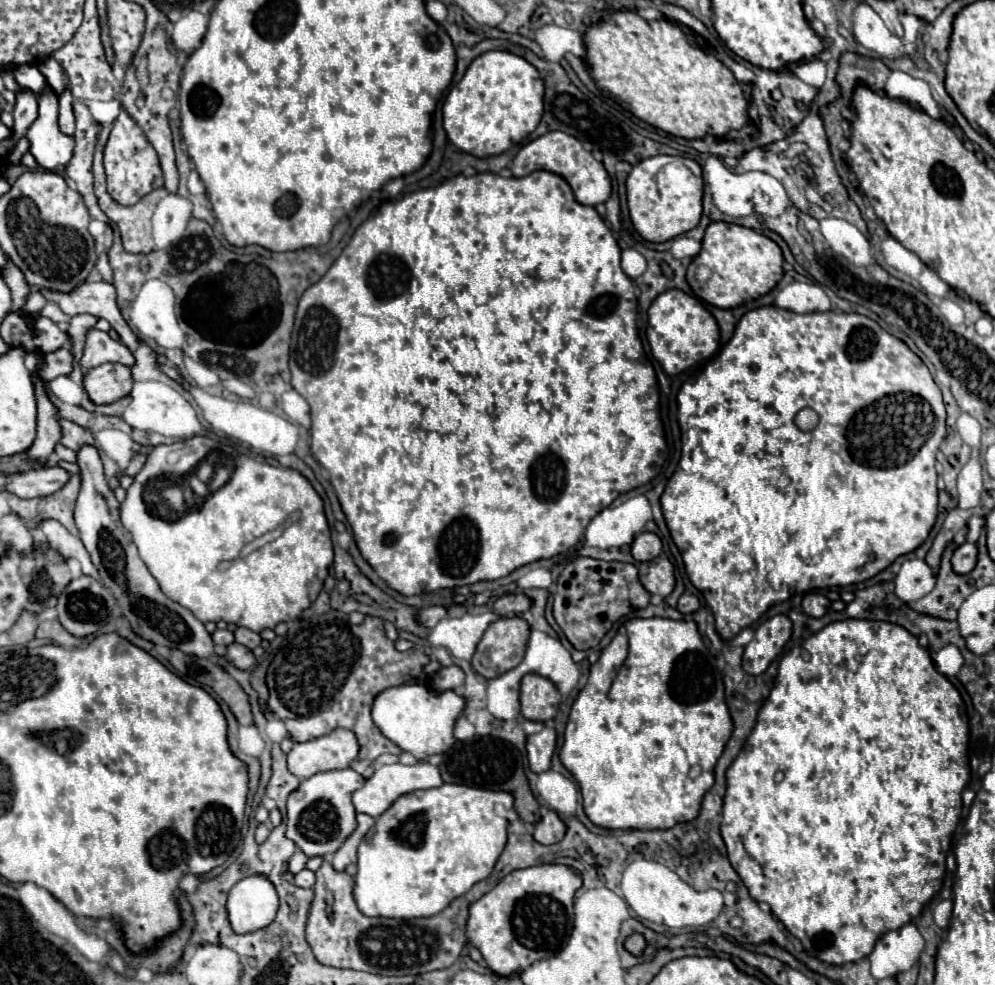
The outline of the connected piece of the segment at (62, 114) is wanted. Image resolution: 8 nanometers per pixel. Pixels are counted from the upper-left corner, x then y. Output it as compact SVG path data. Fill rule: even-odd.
M66 90L58 100L58 122L60 130L66 134L74 132L74 114L72 114L72 94Z

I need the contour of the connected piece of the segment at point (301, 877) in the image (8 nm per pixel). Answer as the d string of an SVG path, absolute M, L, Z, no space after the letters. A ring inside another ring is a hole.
M304 868L302 872L298 872L298 874L294 876L294 884L300 886L300 888L312 888L314 882L316 882L316 876L314 876L314 872L310 872L308 868Z

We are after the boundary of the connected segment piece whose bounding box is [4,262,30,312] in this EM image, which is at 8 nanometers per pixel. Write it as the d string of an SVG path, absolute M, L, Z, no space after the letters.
M8 262L6 272L4 272L4 280L8 284L8 288L12 290L12 302L14 302L14 310L22 312L22 304L24 298L30 292L30 286L24 280L24 274L20 274L20 270L16 270L16 266L12 266L12 262Z

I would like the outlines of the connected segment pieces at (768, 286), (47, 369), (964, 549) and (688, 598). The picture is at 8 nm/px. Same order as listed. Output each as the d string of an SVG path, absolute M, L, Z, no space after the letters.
M712 222L702 238L700 254L688 266L686 280L704 302L716 308L736 308L770 292L782 278L782 262L780 246L756 230L728 222Z
M62 346L60 350L42 356L42 360L38 364L38 370L36 370L36 376L40 380L48 382L56 376L70 374L70 370L72 370L72 354L70 354L68 346Z
M964 542L962 546L958 546L952 554L952 570L956 574L968 574L974 566L976 566L976 556L978 556L978 550L976 550L976 544L972 542Z
M684 593L680 596L676 608L678 608L678 612L682 612L682 614L692 614L692 612L698 610L698 606L701 606L701 604L694 594Z

